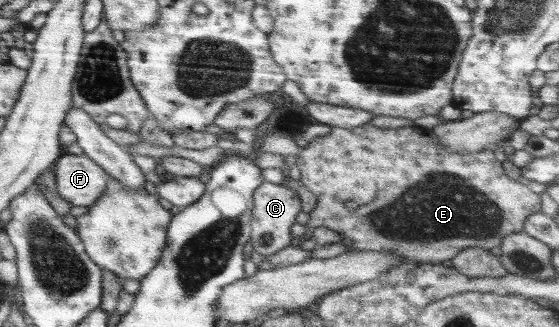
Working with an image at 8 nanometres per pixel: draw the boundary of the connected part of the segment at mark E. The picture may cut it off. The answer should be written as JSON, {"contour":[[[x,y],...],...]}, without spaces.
{"contour":[[[332,127],[328,135],[315,137],[296,155],[300,181],[317,199],[305,229],[308,235],[317,227],[341,233],[341,242],[350,247],[348,251],[392,252],[406,261],[422,264],[451,260],[468,247],[496,252],[506,235],[523,231],[524,221],[538,212],[542,203],[541,194],[506,176],[502,162],[494,155],[488,148],[474,153],[450,153],[438,143],[434,133],[422,127]]]}

